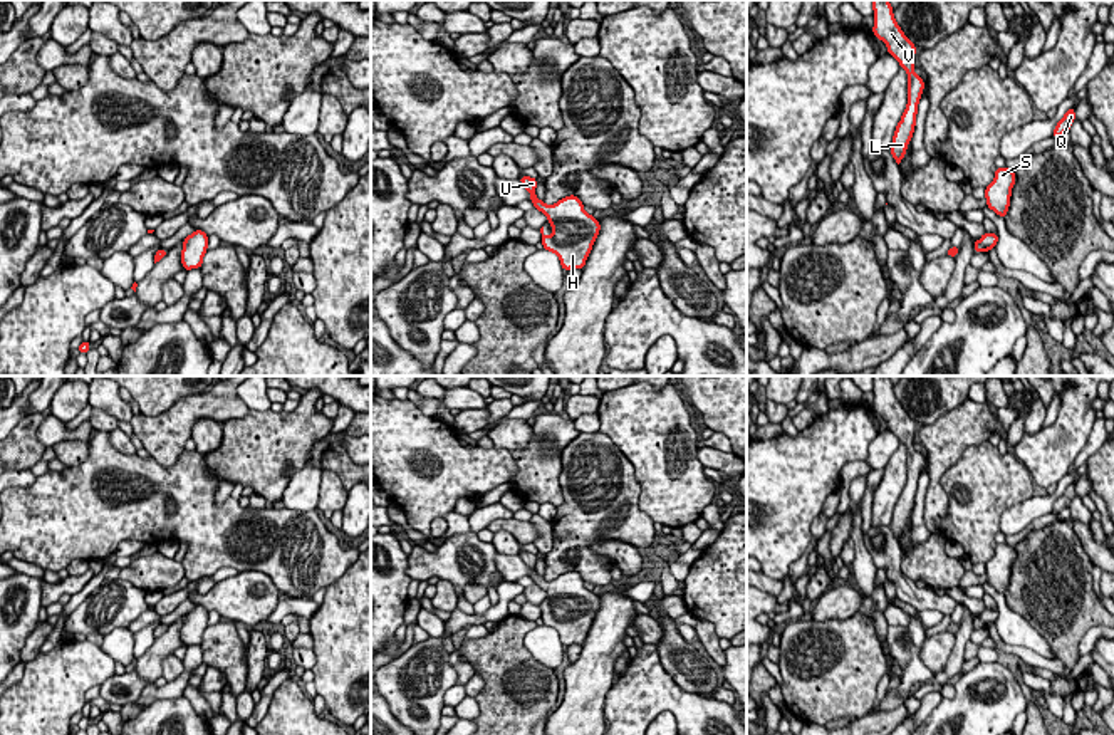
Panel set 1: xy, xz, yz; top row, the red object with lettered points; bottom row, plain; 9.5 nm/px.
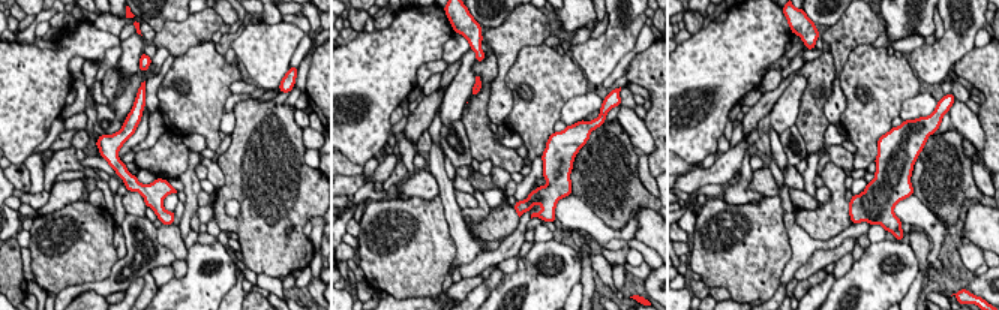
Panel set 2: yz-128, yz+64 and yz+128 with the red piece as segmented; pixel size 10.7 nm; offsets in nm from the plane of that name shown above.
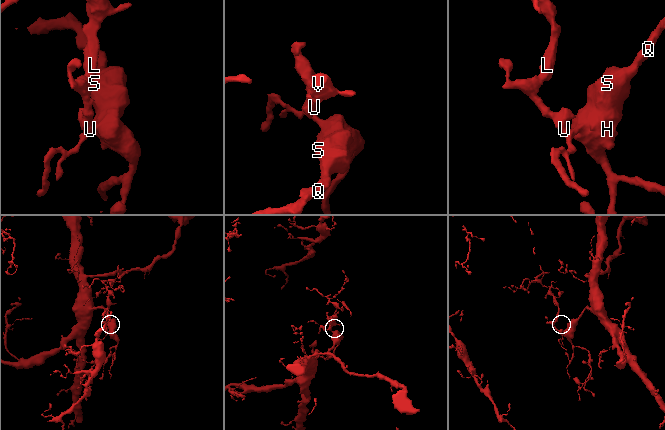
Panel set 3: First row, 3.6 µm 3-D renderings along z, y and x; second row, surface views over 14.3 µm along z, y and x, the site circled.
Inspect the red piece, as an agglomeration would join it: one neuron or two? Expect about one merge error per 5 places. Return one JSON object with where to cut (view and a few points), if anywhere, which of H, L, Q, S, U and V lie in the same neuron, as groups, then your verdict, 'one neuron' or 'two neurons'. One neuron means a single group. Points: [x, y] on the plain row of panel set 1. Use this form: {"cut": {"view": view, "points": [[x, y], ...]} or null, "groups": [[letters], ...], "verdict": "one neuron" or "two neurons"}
{"cut": null, "groups": [["H", "L", "Q", "S", "U", "V"]], "verdict": "one neuron"}

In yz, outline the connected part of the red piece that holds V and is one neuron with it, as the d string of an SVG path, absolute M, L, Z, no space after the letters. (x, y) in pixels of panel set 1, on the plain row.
M872 376L872 384L872 409L886 420L888 430L893 431L908 450L908 480L896 502L893 520L889 524L889 529L899 540L914 508L918 480L924 467L924 455L914 448L916 421L898 401L889 376Z

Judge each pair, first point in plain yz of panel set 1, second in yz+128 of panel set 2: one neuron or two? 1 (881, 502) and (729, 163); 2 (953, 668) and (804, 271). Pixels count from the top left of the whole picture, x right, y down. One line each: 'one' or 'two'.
1: one
2: one

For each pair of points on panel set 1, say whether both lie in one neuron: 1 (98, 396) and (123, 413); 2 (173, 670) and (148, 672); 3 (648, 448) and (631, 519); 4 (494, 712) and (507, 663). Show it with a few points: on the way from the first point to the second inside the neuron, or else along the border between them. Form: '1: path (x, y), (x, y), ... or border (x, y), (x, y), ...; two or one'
1: path (104, 396), (116, 406); one
2: border (173, 651), (163, 660), (161, 675); two
3: border (621, 452), (633, 467), (640, 509), (653, 522); two
4: path (500, 700), (500, 682), (505, 675); one

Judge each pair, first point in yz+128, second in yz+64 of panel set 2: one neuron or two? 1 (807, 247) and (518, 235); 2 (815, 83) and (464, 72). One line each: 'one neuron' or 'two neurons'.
1: two neurons
2: two neurons

